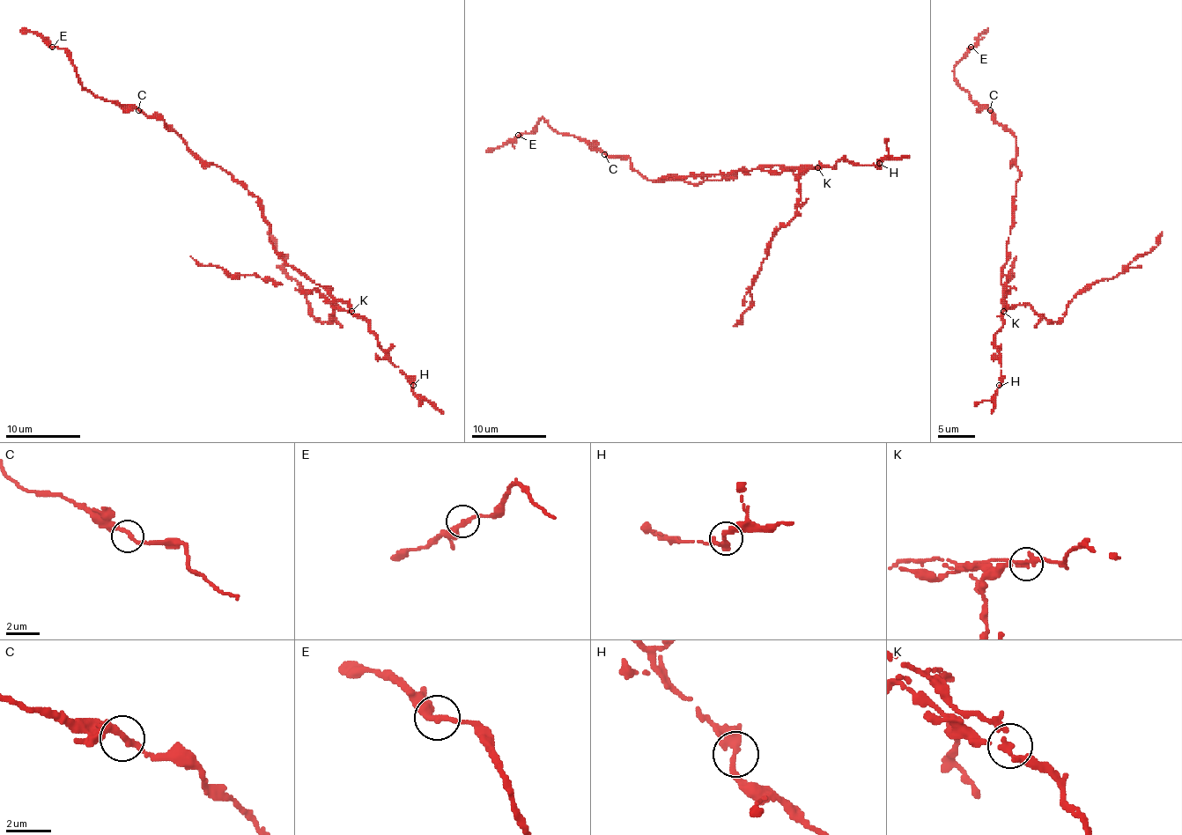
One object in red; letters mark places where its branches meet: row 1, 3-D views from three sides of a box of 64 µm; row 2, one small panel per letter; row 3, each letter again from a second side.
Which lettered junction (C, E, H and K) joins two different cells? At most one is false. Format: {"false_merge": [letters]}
{"false_merge": ["K"]}

